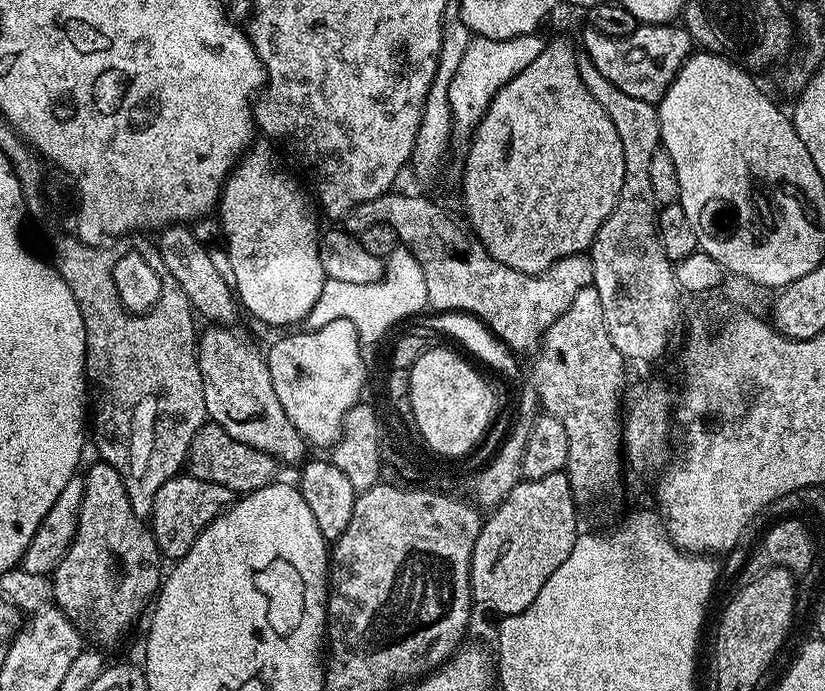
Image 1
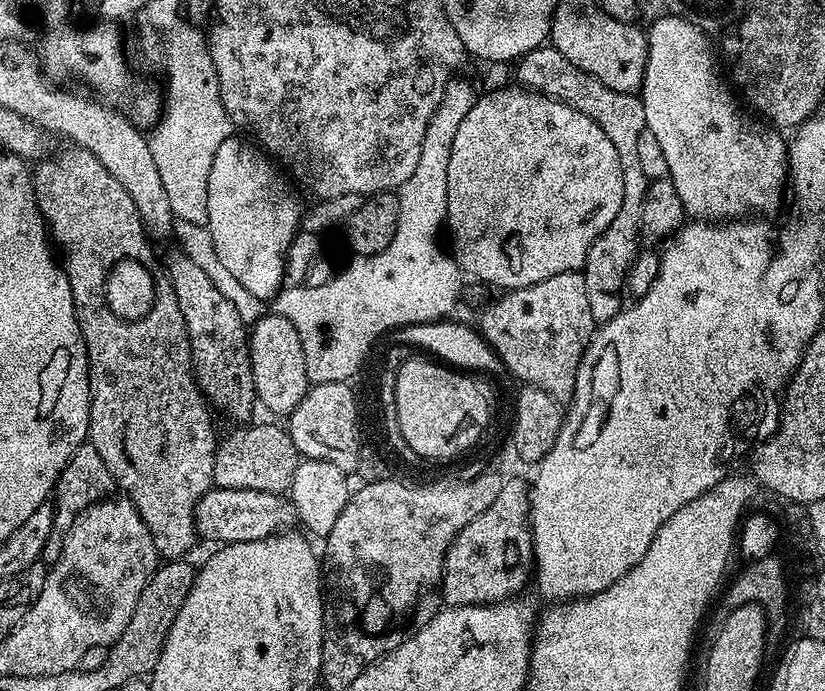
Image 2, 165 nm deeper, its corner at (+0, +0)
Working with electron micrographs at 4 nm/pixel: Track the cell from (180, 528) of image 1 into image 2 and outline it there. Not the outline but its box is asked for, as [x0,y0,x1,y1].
[196,487,297,545]

